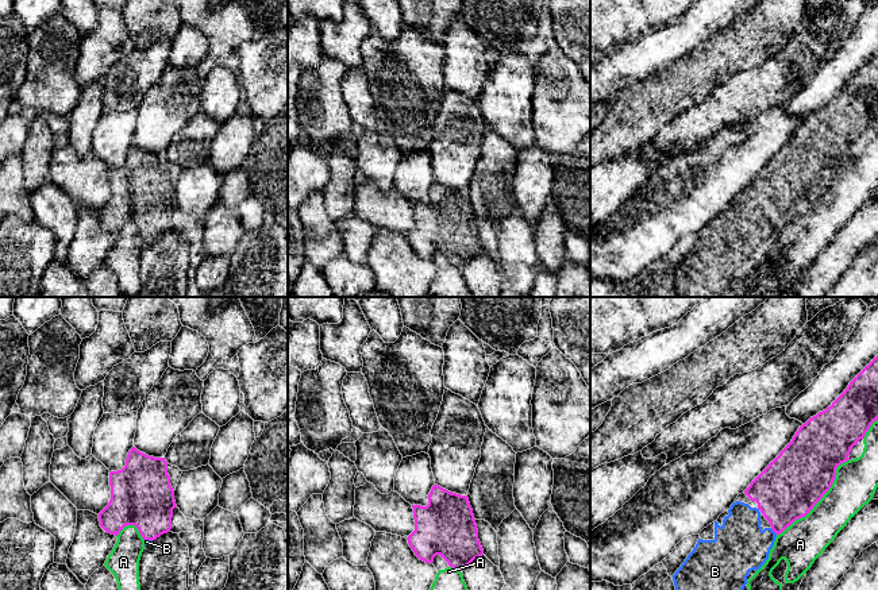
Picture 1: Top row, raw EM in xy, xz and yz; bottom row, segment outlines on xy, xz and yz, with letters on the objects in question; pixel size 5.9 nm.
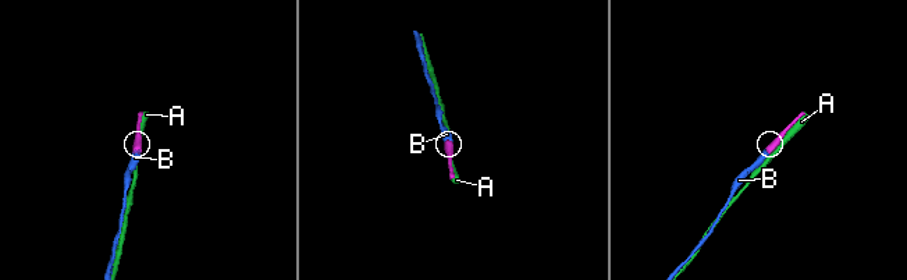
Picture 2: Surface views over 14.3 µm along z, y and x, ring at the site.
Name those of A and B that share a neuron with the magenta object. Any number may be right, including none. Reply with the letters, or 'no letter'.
B

